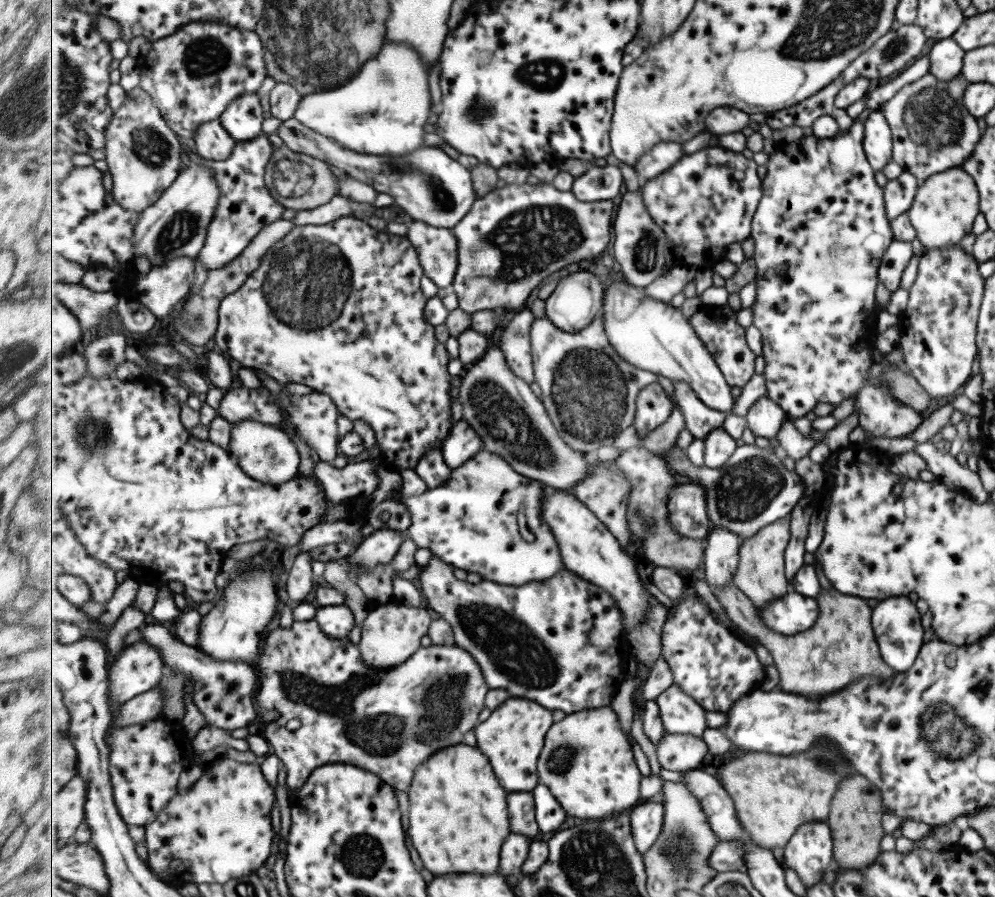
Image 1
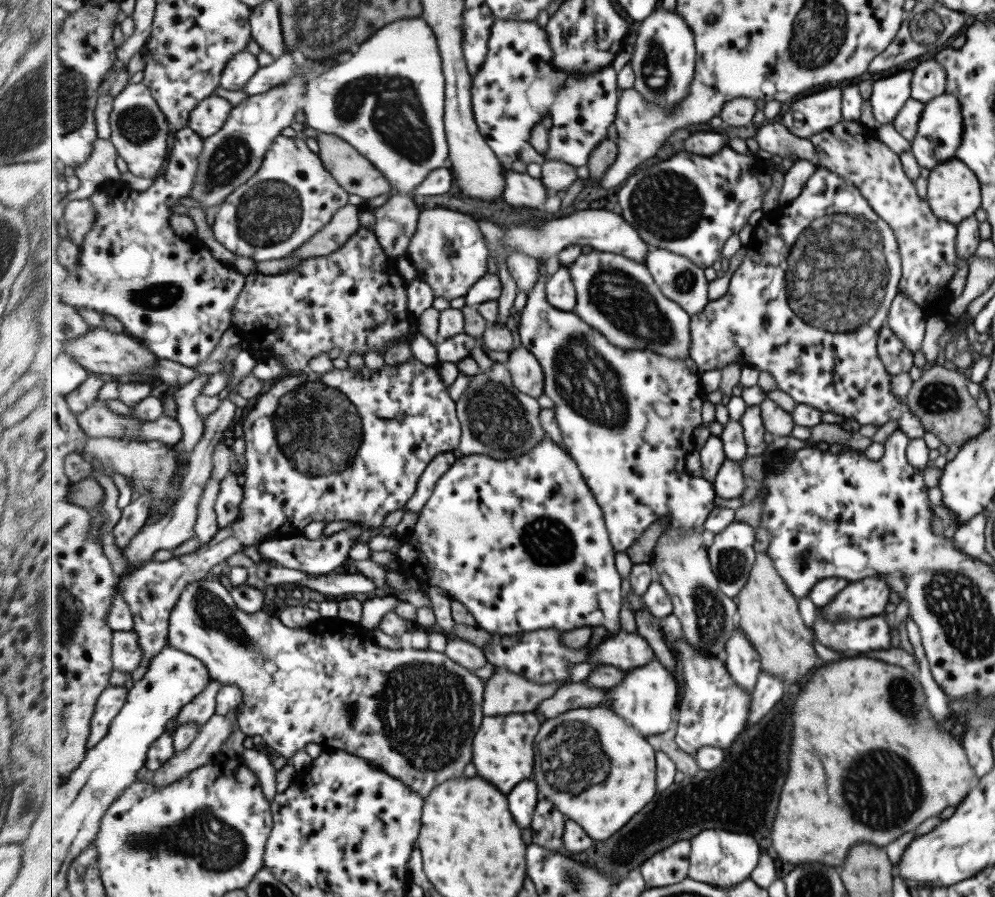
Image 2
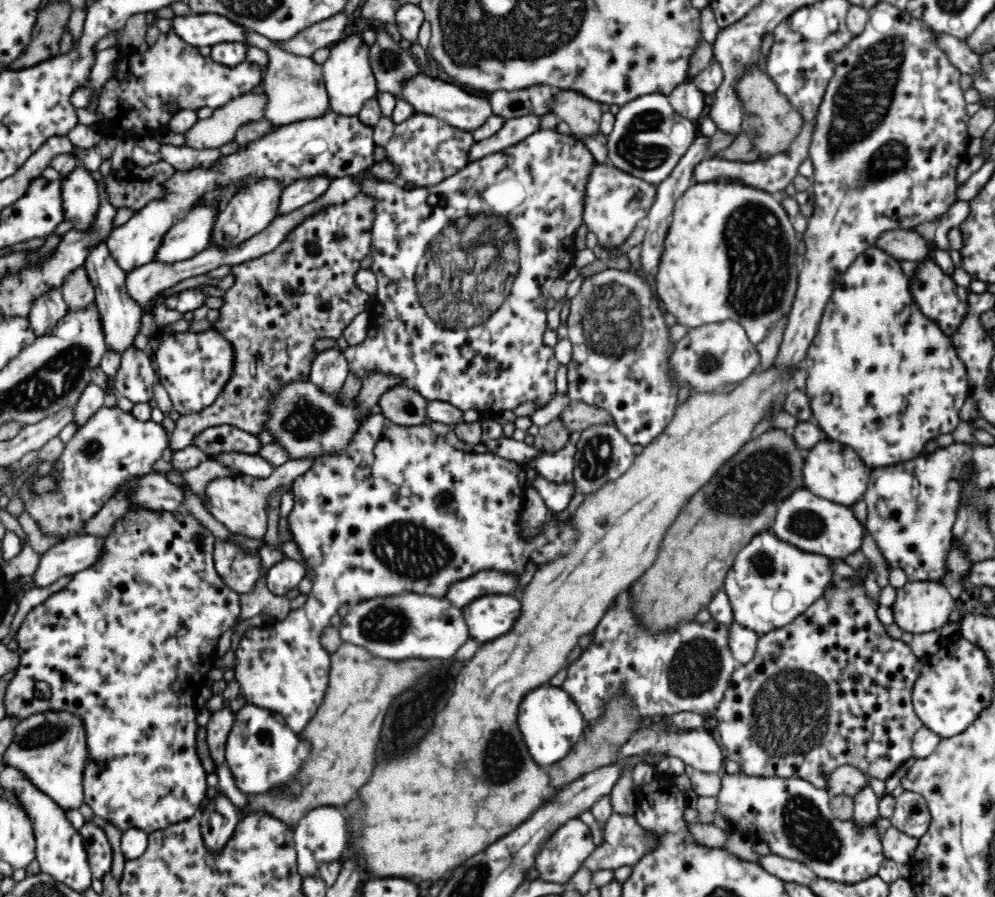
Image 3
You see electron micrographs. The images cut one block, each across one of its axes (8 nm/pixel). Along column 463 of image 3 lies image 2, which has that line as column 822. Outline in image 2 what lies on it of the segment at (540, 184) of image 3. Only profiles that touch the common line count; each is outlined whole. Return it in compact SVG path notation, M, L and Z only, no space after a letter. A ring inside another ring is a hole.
M816 167L816 172L811 176L807 187L793 203L782 207L779 212L768 214L773 225L777 225L779 234L775 231L754 232L751 243L748 244L743 262L732 274L730 287L727 294L718 301L709 301L707 307L697 315L692 315L692 336L693 344L689 347L691 359L695 361L703 372L709 370L723 370L727 364L739 364L740 367L753 367L761 372L768 372L776 381L777 388L787 392L798 403L808 404L821 412L833 412L842 419L855 419L857 424L872 424L876 428L887 421L897 421L897 429L901 429L910 439L923 438L925 428L915 418L909 406L905 404L904 398L897 398L891 394L889 381L891 375L883 368L879 356L877 356L876 342L879 328L886 322L888 309L892 298L897 294L899 279L901 276L901 264L897 253L897 243L892 230L887 223L881 221L877 214L873 213L868 202L861 196L860 192L844 179L838 178L833 172Z

